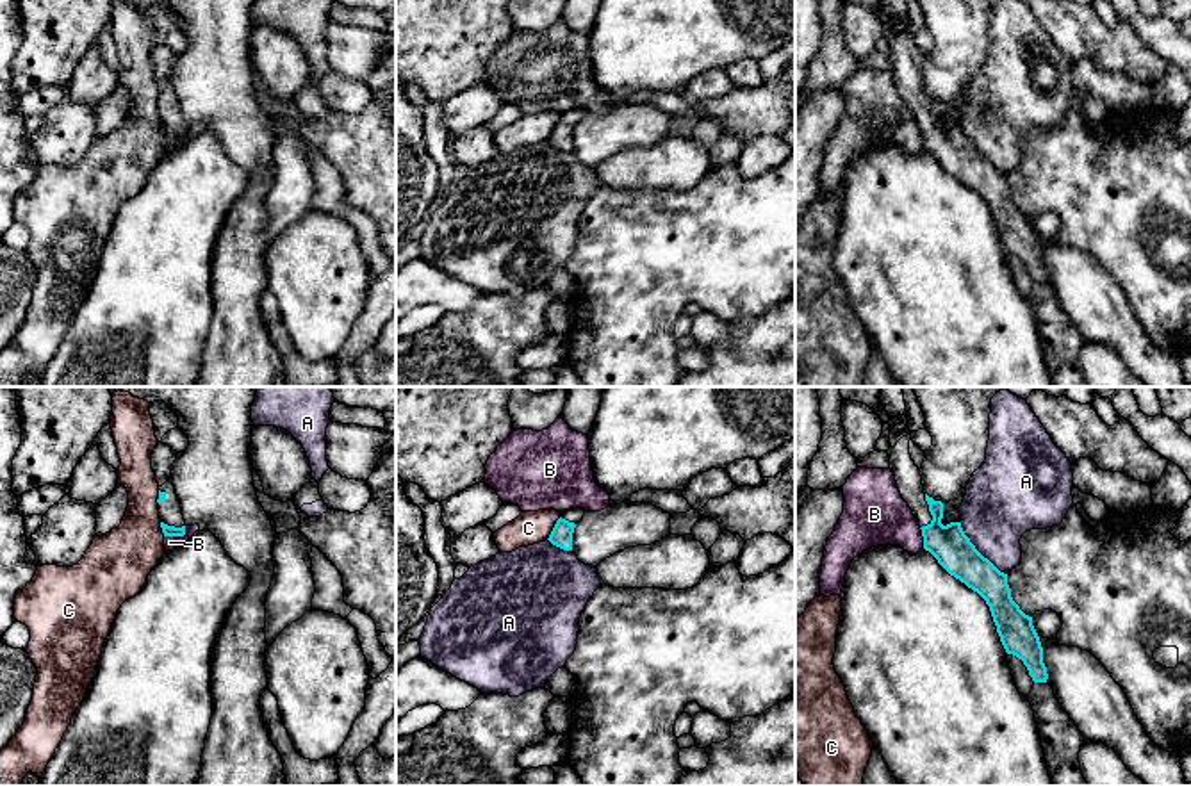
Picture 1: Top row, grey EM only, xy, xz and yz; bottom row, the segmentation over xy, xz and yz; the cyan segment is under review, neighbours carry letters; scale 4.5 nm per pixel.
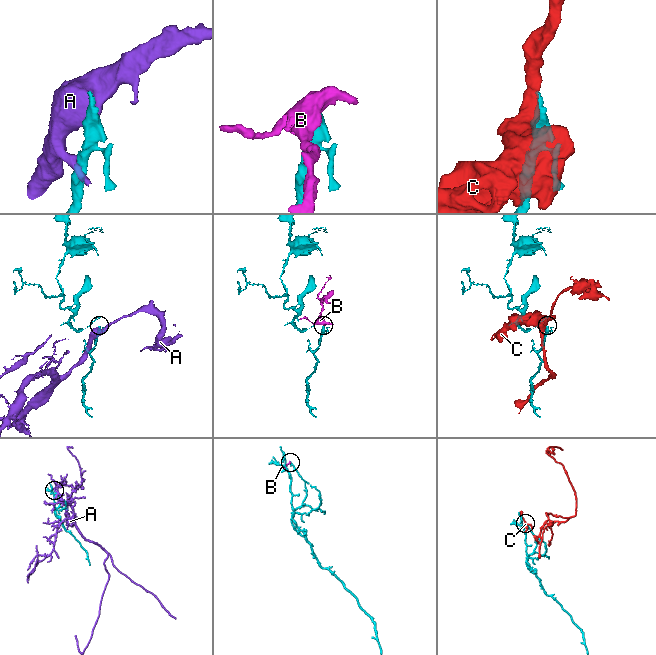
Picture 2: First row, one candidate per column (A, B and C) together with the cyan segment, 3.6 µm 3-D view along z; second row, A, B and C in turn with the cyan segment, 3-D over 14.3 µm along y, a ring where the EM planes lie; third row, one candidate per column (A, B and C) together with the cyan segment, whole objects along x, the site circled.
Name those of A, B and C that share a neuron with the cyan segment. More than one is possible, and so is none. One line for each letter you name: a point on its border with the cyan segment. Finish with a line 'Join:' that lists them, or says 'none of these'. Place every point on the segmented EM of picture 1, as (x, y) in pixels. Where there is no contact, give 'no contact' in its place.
Join: none of these

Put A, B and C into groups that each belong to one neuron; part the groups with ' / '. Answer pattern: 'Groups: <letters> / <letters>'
Groups: A B / C

